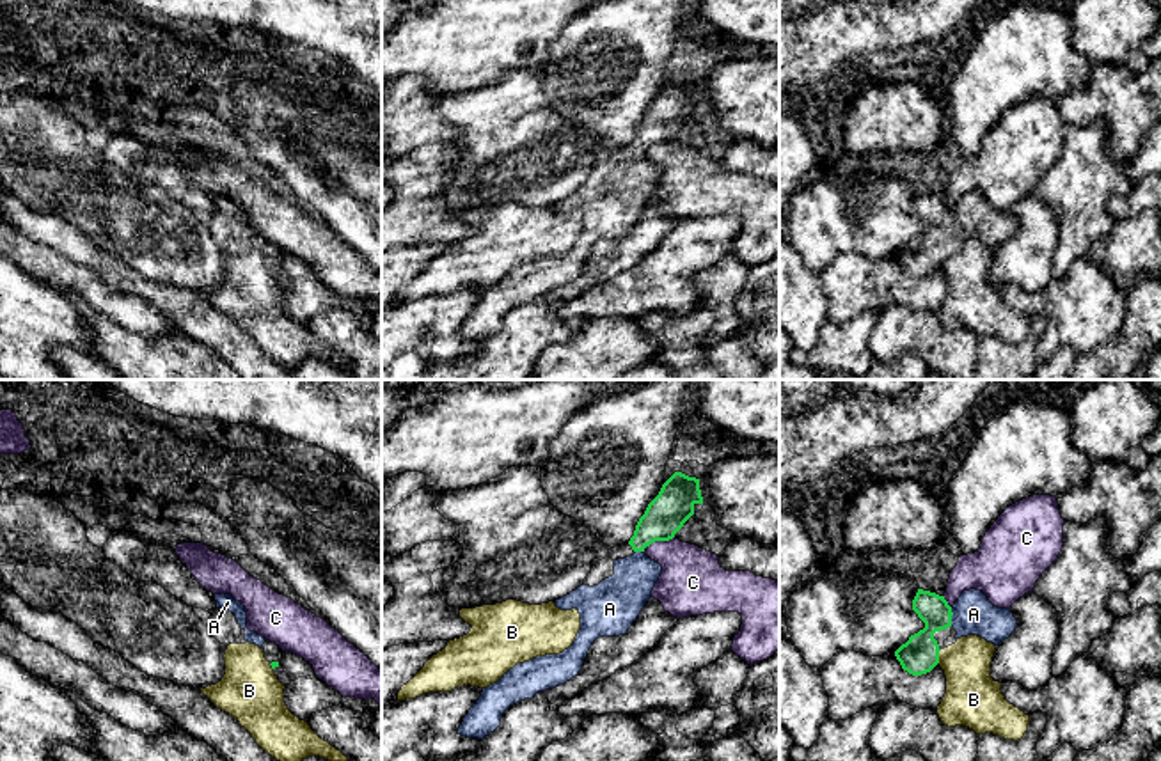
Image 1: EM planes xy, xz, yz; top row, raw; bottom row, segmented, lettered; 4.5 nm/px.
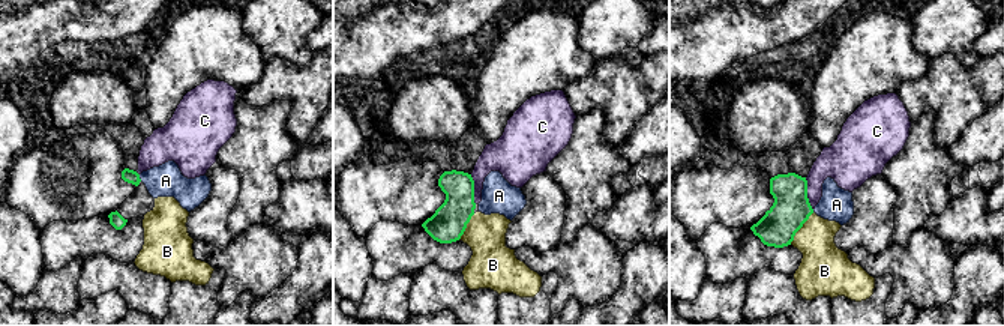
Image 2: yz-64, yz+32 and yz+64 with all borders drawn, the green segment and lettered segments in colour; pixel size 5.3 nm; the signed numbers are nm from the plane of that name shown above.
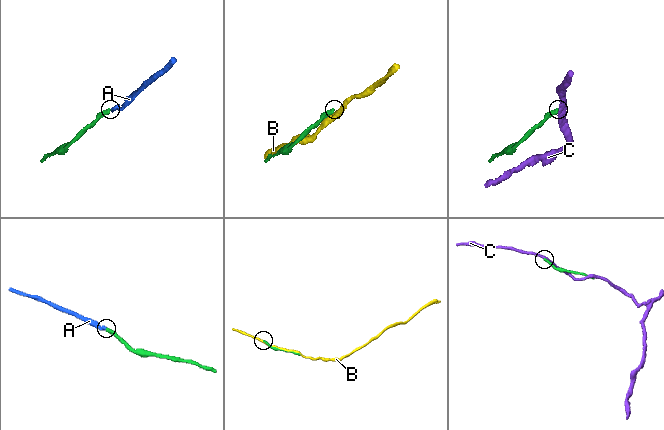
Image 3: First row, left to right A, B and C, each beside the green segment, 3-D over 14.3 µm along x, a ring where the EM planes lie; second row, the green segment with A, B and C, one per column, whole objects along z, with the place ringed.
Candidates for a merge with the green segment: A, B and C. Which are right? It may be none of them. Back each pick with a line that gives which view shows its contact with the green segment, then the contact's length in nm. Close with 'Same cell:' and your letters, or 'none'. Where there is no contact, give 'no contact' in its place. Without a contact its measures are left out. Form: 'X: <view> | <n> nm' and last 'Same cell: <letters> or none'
A: yz | 90 nm
Same cell: A

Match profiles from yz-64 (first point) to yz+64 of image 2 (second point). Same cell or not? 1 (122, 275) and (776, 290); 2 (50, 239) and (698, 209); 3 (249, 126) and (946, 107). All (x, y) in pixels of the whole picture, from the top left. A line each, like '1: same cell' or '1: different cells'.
1: same cell
2: different cells
3: different cells

